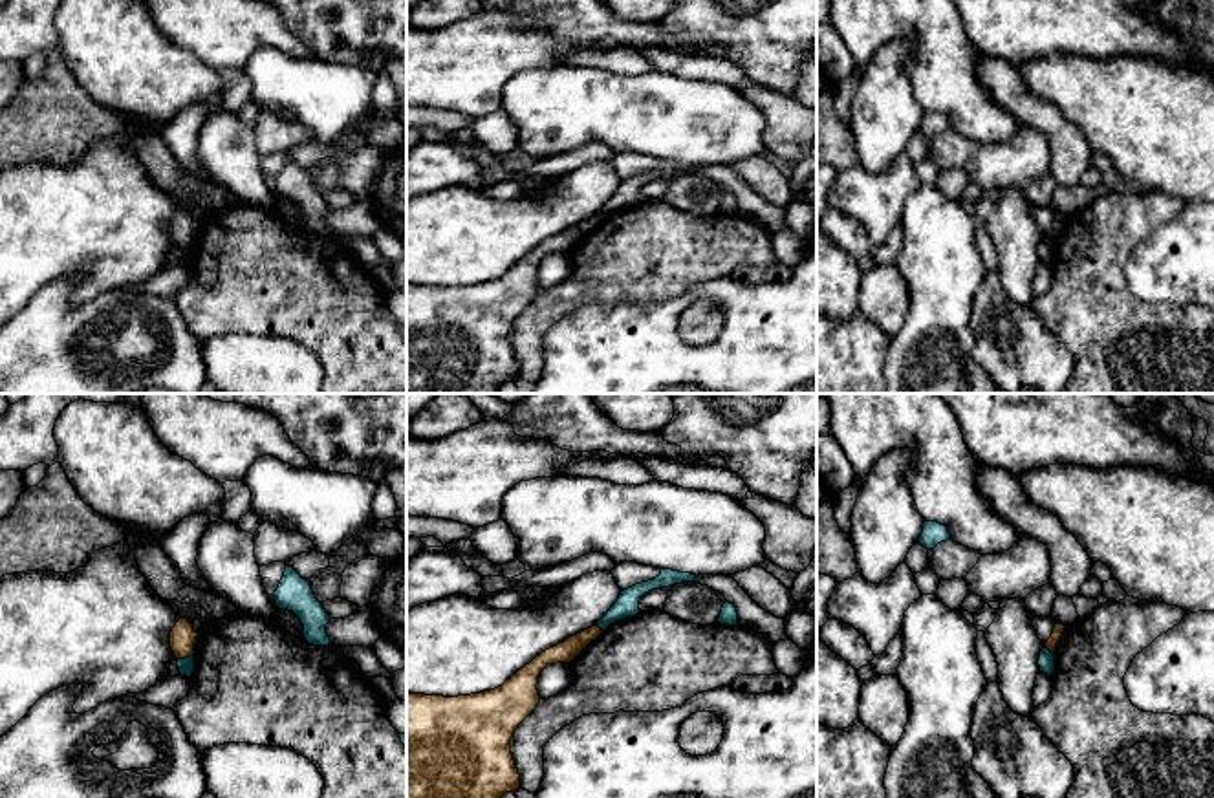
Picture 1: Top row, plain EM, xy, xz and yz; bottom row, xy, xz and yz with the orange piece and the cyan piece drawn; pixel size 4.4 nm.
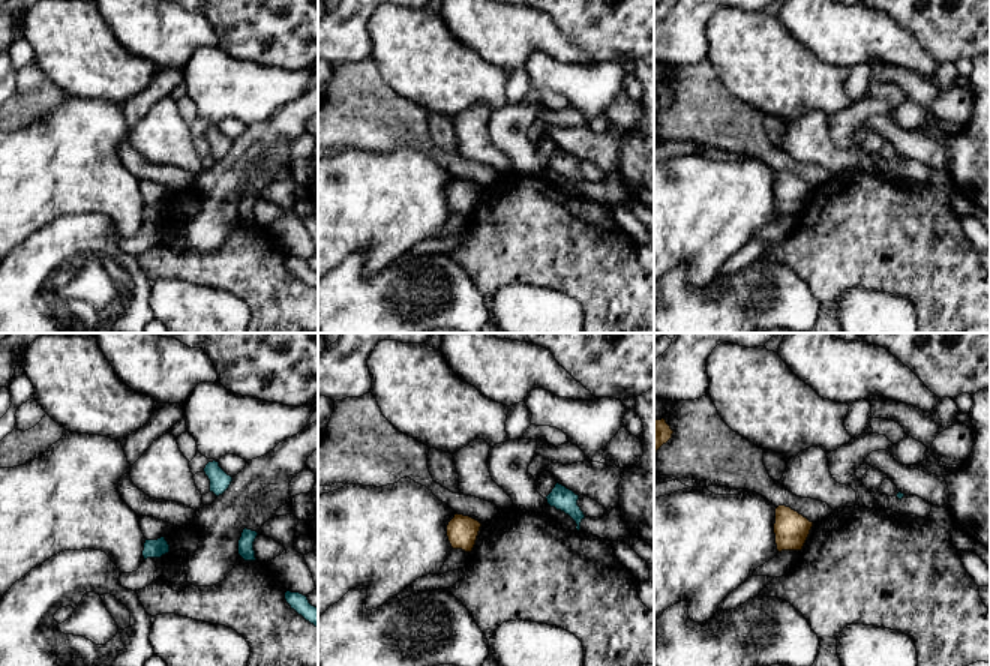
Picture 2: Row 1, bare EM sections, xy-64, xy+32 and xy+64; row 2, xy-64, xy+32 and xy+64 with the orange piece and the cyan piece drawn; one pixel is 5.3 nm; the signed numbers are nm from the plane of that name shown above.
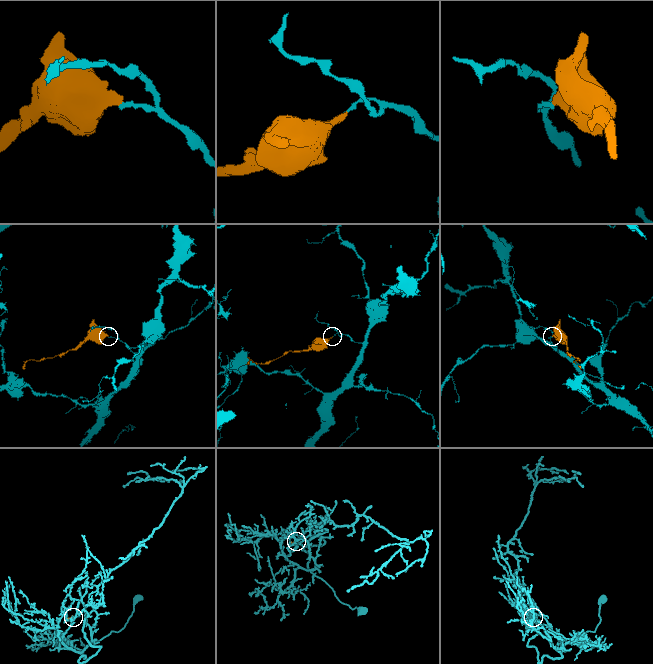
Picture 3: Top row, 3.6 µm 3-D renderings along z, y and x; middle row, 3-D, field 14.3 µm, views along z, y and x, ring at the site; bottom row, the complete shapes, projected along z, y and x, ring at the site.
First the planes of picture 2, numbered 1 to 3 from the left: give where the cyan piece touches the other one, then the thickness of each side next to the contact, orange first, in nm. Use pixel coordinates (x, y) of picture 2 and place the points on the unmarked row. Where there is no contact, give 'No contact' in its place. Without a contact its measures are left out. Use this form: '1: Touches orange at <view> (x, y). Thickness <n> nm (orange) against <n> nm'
1: No contact
2: No contact
3: No contact

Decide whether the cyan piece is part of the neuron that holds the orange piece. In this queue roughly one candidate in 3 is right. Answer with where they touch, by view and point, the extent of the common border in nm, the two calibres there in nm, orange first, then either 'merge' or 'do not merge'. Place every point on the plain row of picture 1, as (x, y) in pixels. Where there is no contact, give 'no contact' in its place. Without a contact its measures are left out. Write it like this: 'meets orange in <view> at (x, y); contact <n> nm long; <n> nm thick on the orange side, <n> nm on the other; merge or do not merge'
meets orange in xy at (185, 246); contact 80 nm long; 110 nm thick on the orange side, 70 nm on the other; do not merge

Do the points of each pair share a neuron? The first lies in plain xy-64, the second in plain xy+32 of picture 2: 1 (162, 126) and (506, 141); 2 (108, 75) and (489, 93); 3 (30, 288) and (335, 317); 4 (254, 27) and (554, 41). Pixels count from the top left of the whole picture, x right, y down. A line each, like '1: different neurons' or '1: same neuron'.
1: same neuron
2: same neuron
3: same neuron
4: different neurons

